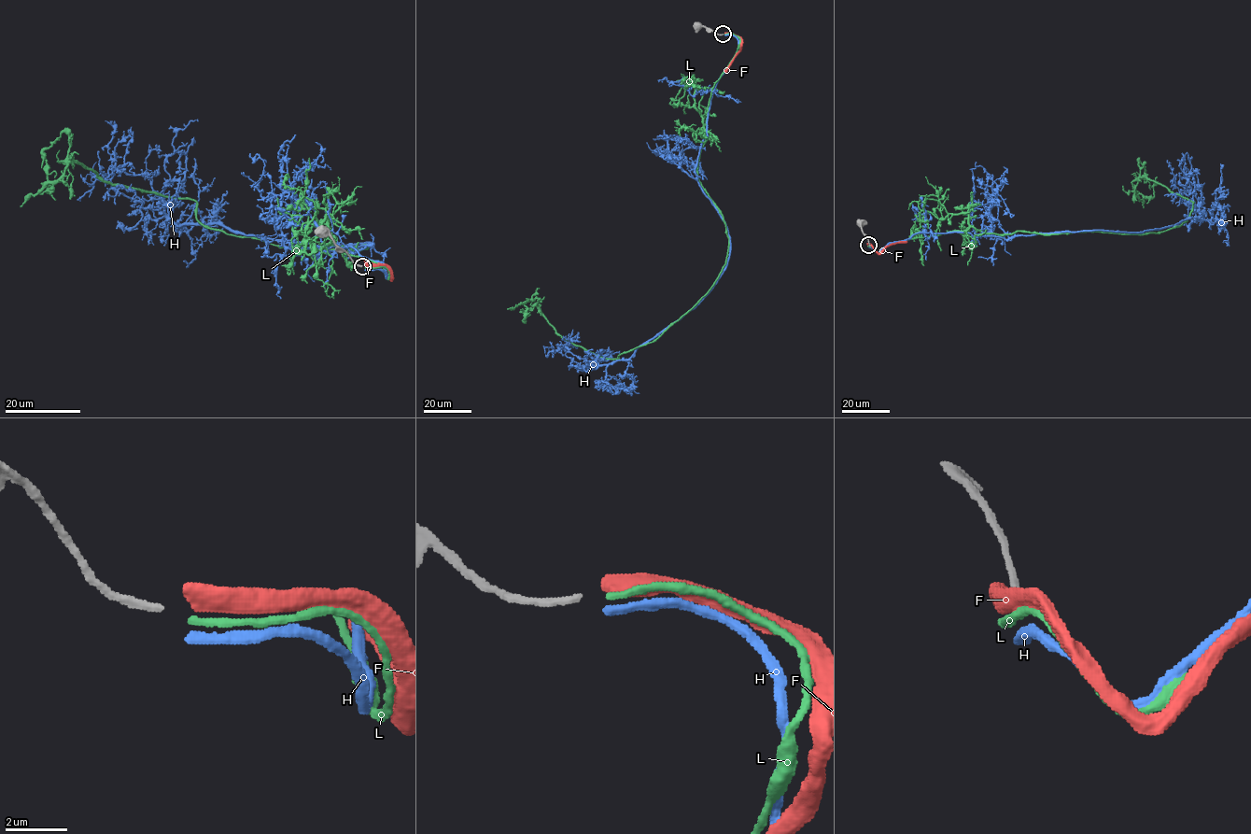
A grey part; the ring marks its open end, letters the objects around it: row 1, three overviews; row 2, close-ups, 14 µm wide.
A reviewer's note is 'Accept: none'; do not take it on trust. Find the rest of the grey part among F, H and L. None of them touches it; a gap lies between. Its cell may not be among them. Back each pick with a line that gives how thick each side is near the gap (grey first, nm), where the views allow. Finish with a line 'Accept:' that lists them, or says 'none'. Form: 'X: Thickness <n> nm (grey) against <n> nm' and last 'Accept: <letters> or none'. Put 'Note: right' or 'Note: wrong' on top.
Note: right
Accept: none

